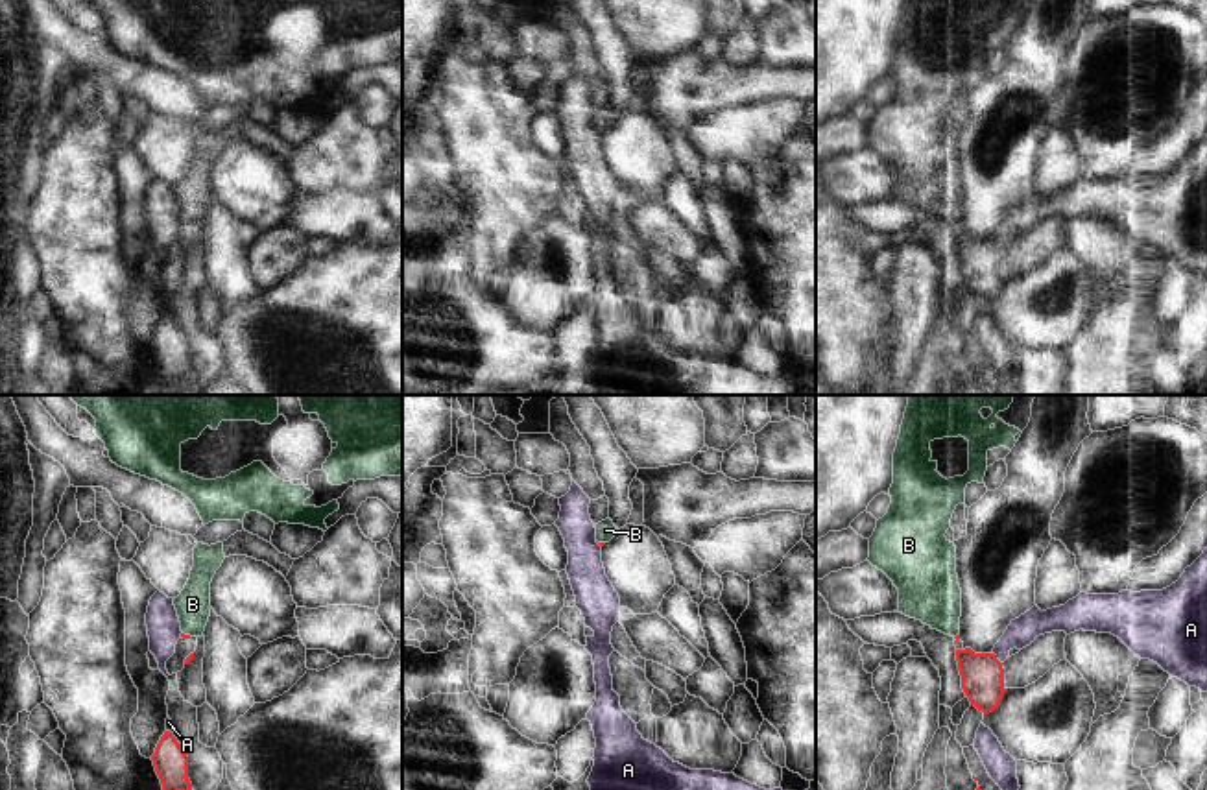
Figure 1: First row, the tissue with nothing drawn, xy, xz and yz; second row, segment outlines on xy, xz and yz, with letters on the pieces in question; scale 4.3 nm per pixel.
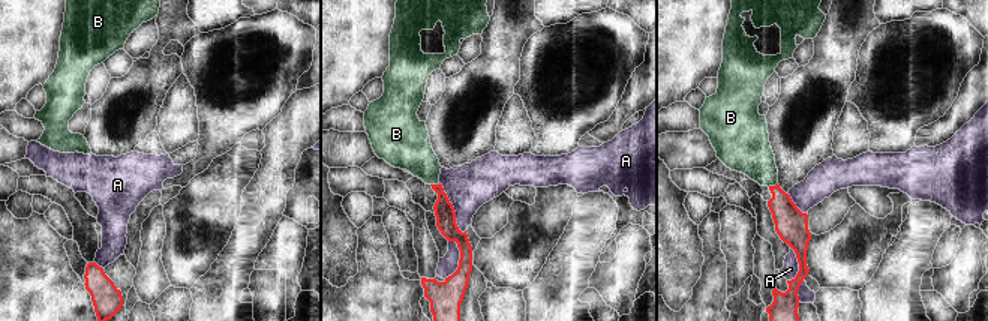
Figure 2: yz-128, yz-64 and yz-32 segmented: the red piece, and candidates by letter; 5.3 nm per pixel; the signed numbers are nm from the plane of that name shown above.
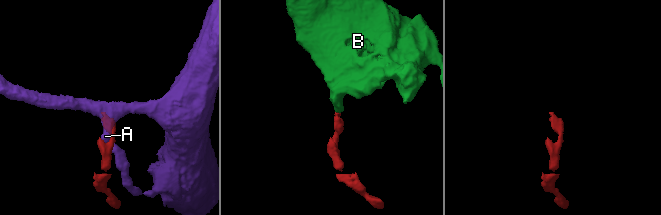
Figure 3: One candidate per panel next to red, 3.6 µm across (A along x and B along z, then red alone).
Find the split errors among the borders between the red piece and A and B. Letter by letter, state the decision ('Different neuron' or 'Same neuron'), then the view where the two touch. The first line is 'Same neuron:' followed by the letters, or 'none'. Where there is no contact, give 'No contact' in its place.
Same neuron: B
A: Different neuron. Touches red in yz
B: Same neuron. Touches red in xz

